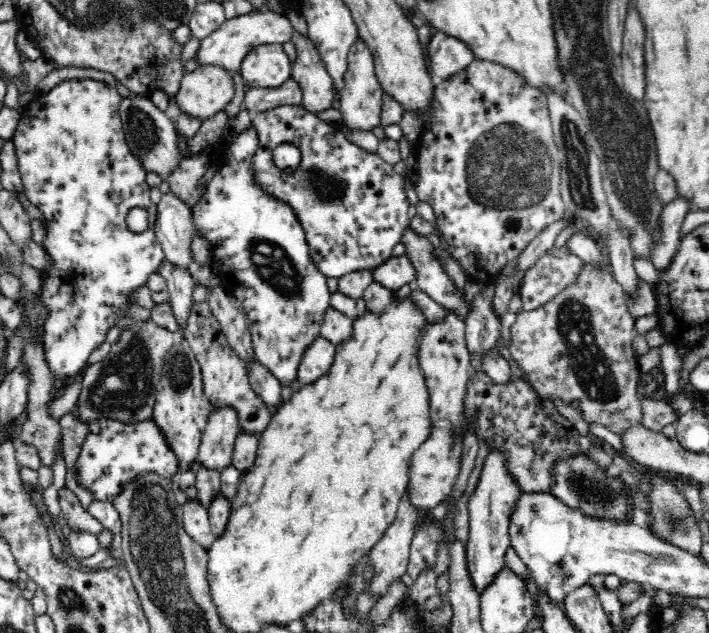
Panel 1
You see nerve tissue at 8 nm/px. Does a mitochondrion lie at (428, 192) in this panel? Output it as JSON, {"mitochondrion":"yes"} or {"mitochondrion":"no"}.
{"mitochondrion":"no"}

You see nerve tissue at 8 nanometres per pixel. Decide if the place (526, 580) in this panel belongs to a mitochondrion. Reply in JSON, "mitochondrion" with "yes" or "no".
{"mitochondrion":"no"}

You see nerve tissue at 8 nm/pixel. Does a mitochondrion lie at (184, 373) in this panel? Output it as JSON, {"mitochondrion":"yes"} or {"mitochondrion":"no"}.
{"mitochondrion":"yes"}

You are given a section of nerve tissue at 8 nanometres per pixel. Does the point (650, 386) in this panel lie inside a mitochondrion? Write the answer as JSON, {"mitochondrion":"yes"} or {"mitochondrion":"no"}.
{"mitochondrion":"no"}

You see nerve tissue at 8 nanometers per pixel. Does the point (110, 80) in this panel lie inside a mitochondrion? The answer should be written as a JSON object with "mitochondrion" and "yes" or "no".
{"mitochondrion":"no"}

